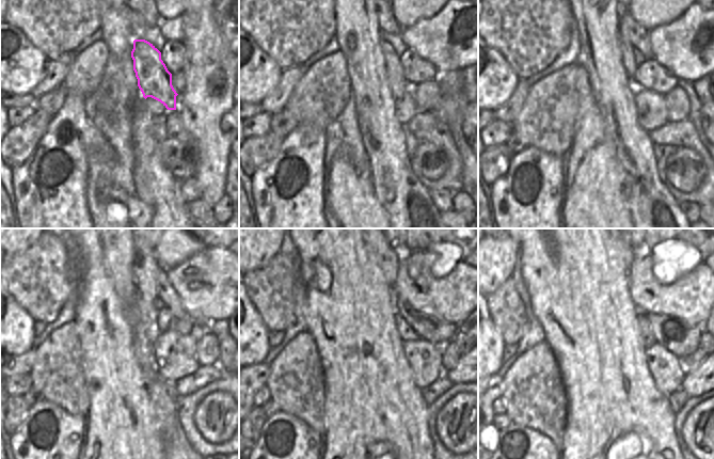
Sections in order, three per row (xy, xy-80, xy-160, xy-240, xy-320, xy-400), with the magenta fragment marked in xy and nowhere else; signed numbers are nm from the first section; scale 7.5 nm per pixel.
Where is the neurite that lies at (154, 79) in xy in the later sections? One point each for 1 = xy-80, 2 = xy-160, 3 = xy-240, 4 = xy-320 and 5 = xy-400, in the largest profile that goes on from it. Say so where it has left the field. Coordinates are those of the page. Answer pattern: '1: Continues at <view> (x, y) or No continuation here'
1: Continues at xy-80 (398, 85)
2: Continues at xy-160 (629, 62)
3: Continues at xy-240 (146, 267)
4: Continues at xy-320 (387, 258)
5: Continues at xy-400 (628, 253).

